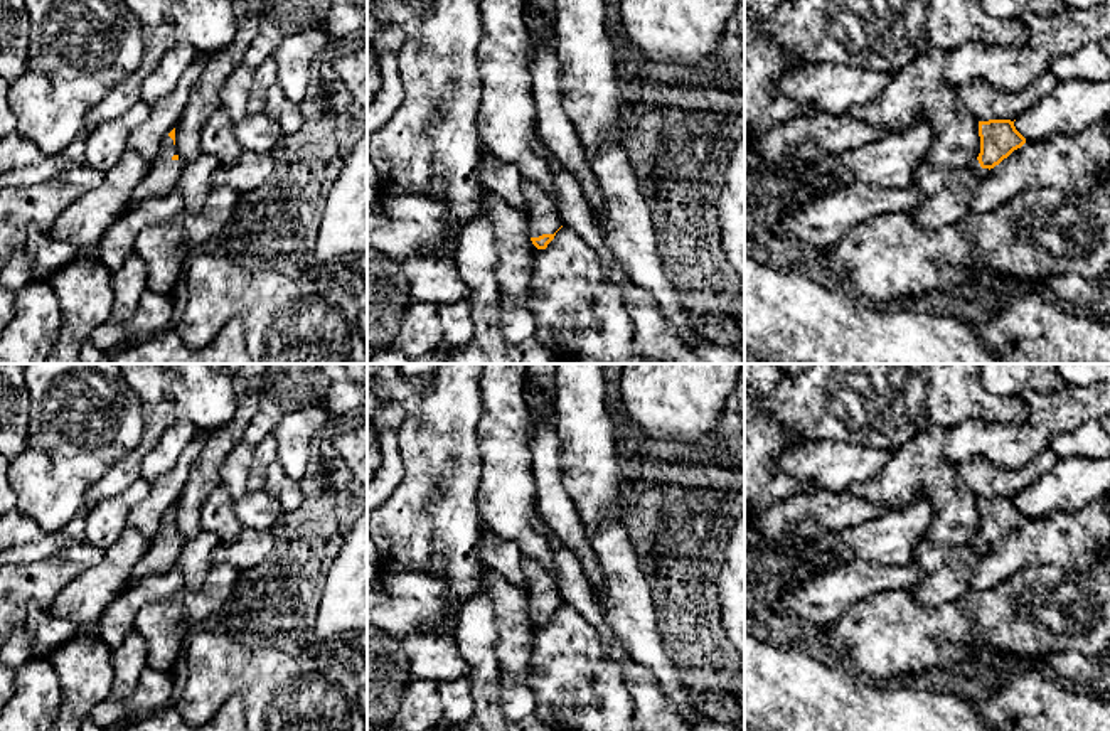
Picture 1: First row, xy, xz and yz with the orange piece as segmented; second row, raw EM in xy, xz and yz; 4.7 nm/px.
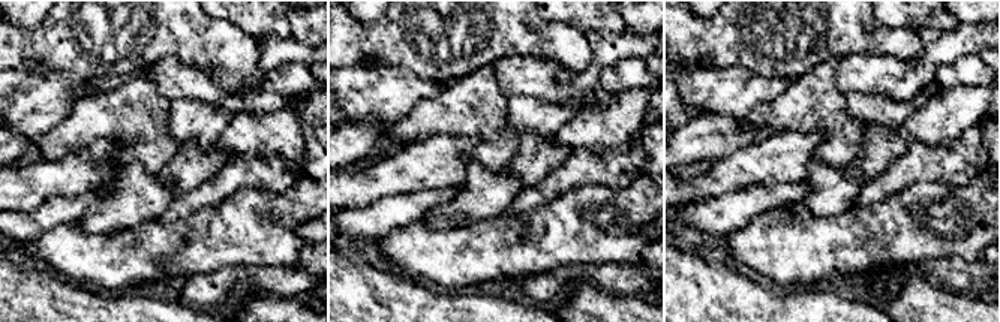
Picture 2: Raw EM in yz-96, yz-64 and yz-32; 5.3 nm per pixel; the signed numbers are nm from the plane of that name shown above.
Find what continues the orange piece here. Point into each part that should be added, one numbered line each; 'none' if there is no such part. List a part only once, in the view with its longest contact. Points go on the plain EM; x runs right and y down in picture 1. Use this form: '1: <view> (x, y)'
1: xz (541, 592)

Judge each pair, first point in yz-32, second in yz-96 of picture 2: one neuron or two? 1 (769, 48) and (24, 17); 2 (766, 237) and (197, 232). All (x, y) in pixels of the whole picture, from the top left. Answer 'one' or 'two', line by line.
1: two
2: one

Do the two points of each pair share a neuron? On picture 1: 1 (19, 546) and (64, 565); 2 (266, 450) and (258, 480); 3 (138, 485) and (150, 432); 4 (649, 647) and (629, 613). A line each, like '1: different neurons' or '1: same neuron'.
1: different neurons
2: same neuron
3: different neurons
4: same neuron

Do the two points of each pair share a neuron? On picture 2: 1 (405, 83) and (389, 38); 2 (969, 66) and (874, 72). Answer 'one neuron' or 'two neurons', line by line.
1: two neurons
2: two neurons

